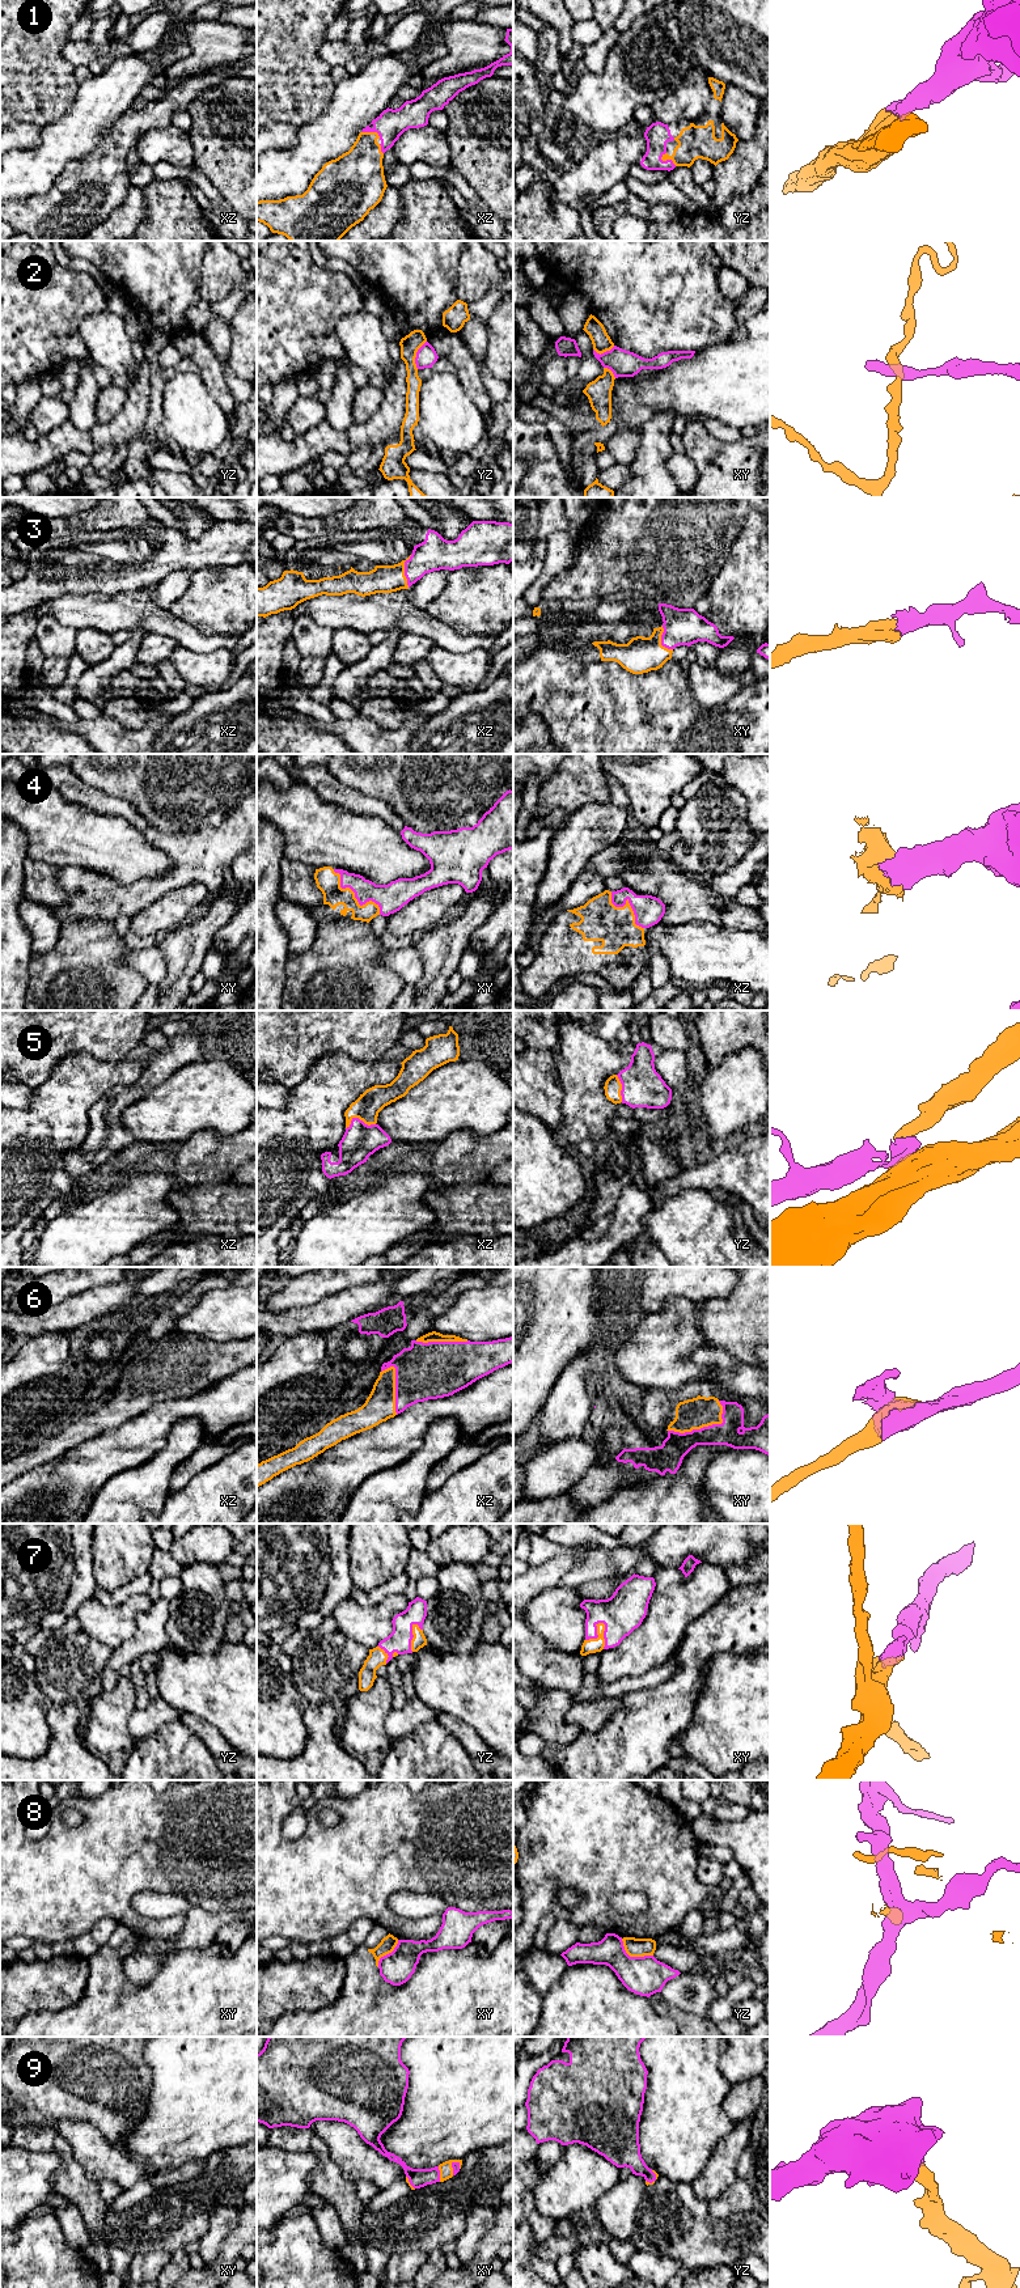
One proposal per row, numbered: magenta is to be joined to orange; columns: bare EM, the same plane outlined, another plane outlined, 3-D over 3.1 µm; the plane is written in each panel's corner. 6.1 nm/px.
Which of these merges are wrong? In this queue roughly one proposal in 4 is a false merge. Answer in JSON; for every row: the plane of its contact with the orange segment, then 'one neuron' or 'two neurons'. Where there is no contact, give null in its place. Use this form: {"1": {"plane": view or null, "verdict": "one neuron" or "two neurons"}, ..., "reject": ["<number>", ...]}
{"1": {"plane": "yz", "verdict": "one neuron"}, "2": {"plane": "yz", "verdict": "two neurons"}, "3": {"plane": "xz", "verdict": "one neuron"}, "4": {"plane": "xy", "verdict": "one neuron"}, "5": {"plane": "xz", "verdict": "one neuron"}, "6": {"plane": "xy", "verdict": "one neuron"}, "7": {"plane": "xy", "verdict": "one neuron"}, "8": {"plane": "yz", "verdict": "two neurons"}, "9": {"plane": "xy", "verdict": "one neuron"}, "reject": ["2", "8"]}

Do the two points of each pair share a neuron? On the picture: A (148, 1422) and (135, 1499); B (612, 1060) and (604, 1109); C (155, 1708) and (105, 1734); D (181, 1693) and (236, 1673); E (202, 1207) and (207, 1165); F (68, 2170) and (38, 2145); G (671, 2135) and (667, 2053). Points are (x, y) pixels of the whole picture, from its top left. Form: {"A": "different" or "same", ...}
{"A": "different", "B": "same", "C": "different", "D": "same", "E": "different", "F": "same", "G": "same"}

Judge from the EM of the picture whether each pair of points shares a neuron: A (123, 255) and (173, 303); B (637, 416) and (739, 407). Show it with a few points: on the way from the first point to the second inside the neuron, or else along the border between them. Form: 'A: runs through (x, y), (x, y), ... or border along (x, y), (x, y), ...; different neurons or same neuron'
A: runs through (135, 265), (161, 291); same neuron
B: runs through (661, 399), (714, 399); same neuron

